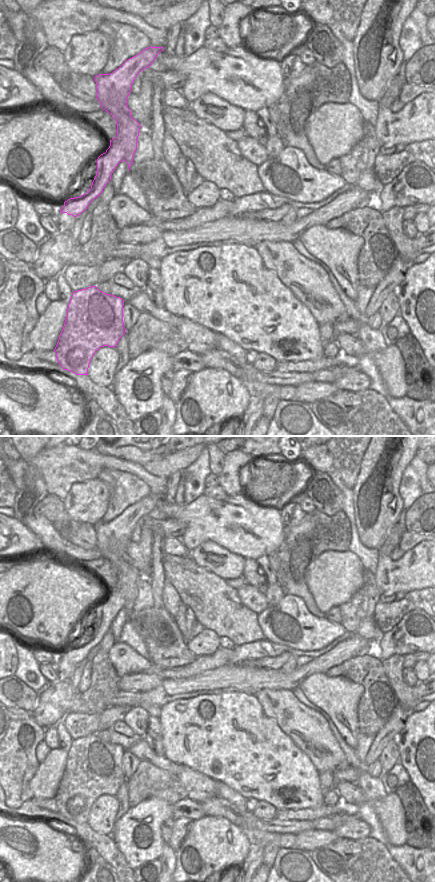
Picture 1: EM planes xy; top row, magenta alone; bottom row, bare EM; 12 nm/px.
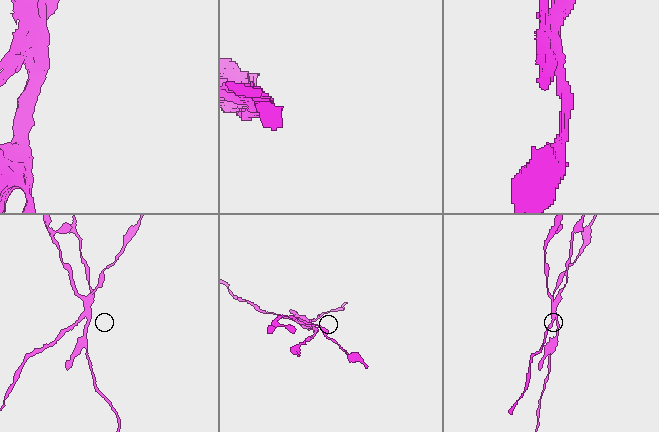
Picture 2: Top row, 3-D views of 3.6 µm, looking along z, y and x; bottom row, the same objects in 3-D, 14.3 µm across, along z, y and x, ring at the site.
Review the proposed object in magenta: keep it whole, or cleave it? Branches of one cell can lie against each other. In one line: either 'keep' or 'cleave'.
cleave

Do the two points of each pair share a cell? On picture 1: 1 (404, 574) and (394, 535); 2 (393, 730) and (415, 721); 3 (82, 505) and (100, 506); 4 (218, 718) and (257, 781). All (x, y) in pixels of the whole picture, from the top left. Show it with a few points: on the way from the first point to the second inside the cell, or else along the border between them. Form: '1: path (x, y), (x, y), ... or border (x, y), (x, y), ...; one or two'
1: path (393, 567), (387, 561), (388, 546); one
2: border (411, 712), (399, 732), (392, 739); two
3: path (86, 505), (96, 506); one
4: path (232, 734), (257, 761), (257, 765); one

